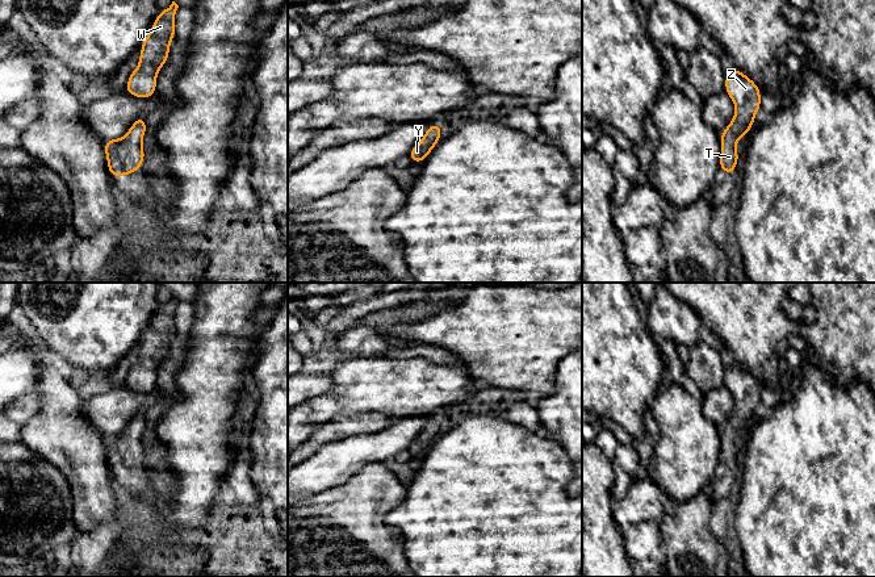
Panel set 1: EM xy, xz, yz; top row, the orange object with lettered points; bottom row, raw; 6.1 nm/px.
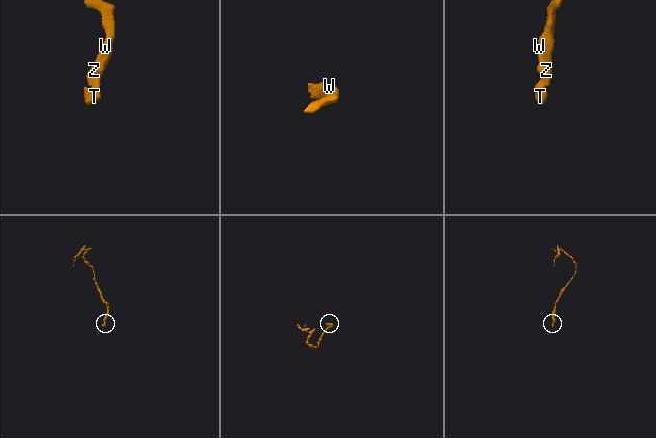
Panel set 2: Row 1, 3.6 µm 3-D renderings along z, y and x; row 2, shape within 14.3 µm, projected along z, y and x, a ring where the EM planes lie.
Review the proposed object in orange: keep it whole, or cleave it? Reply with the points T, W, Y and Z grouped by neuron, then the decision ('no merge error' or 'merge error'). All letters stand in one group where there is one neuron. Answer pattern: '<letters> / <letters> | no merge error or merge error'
T W Y Z | no merge error

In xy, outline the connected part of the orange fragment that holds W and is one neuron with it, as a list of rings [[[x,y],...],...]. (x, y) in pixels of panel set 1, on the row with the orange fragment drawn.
[[[172,4],[158,13],[151,30],[142,41],[138,67],[130,74],[125,92],[139,99],[155,95],[156,74],[168,60],[171,39],[176,35],[175,16],[179,5]]]

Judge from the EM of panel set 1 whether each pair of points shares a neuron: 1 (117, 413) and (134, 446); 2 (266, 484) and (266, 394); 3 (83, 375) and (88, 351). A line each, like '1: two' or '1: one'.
1: two
2: one
3: two

